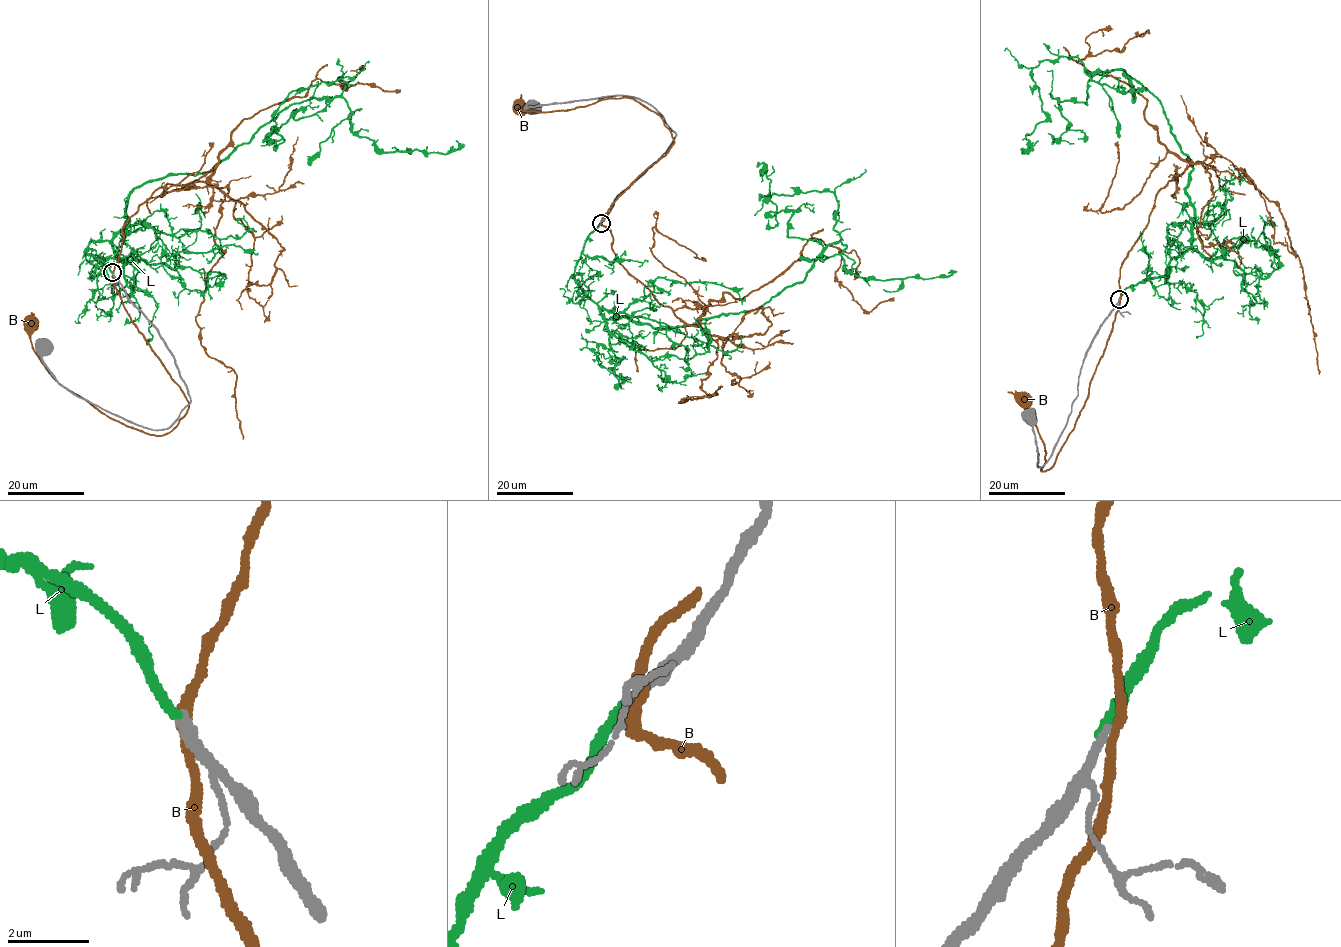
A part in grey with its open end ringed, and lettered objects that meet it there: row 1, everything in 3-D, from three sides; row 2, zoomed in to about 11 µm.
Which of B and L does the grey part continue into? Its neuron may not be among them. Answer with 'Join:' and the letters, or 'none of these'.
Join: none of these

